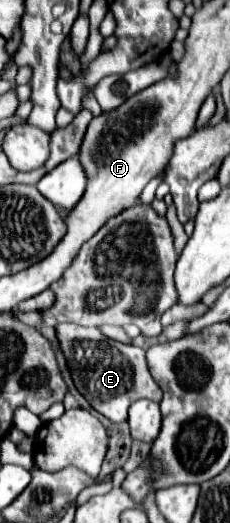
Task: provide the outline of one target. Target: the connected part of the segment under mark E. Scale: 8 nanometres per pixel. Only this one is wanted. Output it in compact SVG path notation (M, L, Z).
M61 323L55 327L55 331L75 387L91 403L91 407L105 415L109 421L127 421L127 409L137 399L151 399L157 403L161 401L161 389L149 373L145 351L141 347L113 341L105 337L97 327Z

